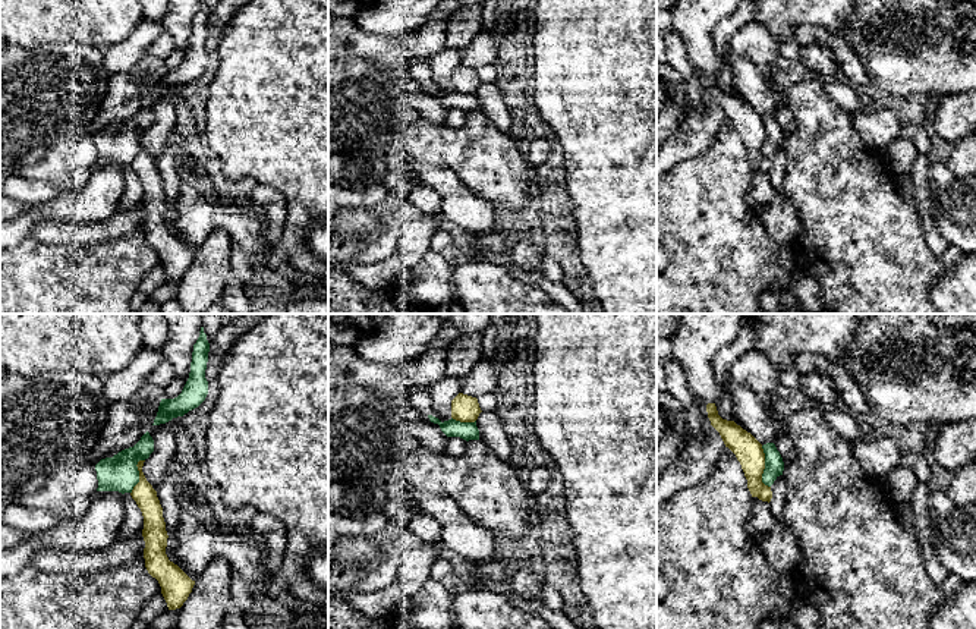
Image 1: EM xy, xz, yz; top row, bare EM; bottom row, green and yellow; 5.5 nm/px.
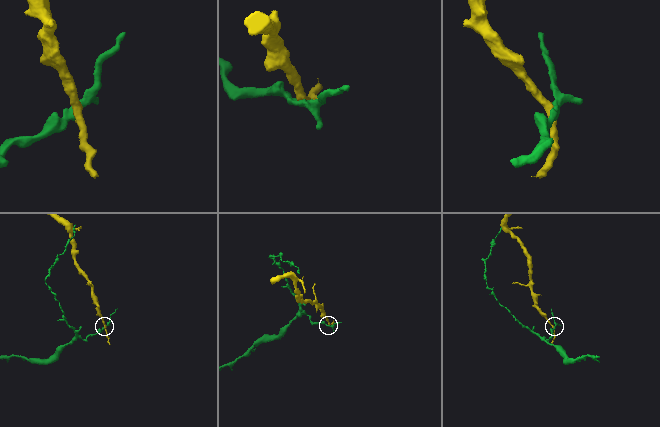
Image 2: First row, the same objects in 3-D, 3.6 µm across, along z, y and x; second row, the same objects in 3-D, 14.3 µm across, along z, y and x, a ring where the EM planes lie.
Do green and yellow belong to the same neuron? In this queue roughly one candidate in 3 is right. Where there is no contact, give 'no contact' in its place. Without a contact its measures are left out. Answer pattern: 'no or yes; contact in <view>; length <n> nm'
no; contact in yz; length 240 nm

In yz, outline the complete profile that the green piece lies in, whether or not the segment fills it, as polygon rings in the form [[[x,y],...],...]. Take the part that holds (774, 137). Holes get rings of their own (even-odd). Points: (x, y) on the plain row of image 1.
[[[766,114],[762,117],[765,125],[765,141],[762,145],[762,154],[768,158],[774,155],[774,152],[783,147],[784,142],[784,133],[777,122],[774,114]]]

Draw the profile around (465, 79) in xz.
[[[459,65],[451,72],[451,89],[460,94],[475,94],[481,85],[476,69]]]

